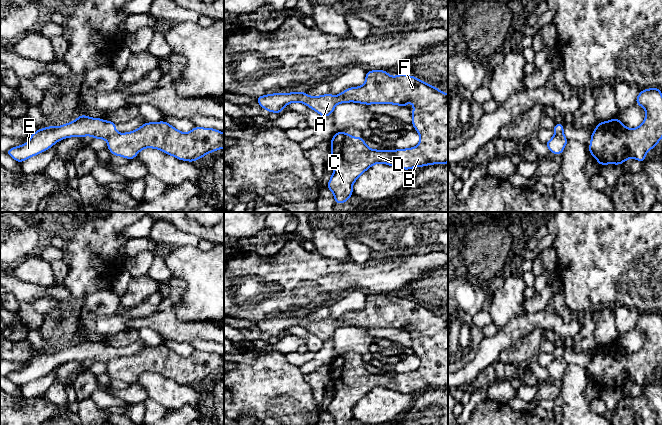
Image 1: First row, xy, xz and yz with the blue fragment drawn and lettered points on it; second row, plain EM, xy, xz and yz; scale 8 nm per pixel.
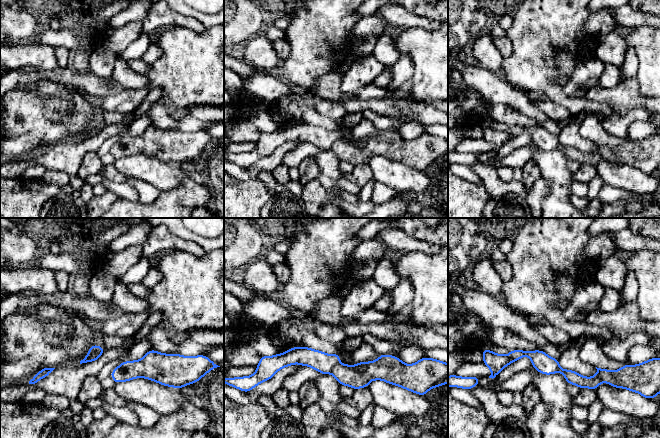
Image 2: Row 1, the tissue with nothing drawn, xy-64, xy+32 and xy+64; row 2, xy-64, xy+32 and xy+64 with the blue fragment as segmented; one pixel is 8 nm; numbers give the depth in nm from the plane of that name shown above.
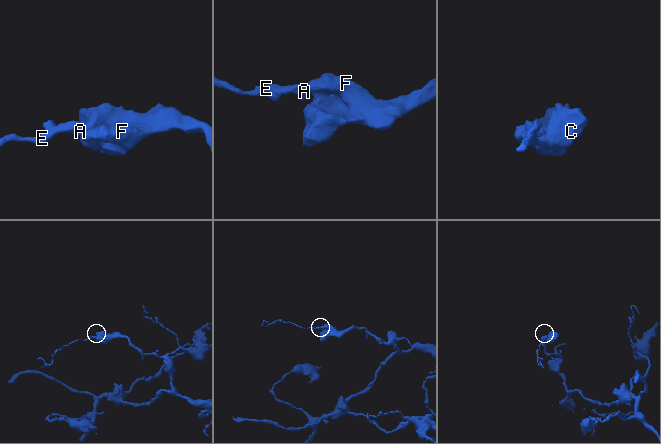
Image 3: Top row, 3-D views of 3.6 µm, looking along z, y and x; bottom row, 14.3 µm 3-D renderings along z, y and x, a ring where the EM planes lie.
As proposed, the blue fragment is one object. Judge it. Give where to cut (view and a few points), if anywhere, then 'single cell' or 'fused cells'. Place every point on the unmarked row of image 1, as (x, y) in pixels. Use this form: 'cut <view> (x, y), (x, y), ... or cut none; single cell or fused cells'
cut xy (115, 356), (107, 363); fused cells

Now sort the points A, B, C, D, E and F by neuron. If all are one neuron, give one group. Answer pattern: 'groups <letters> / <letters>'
groups A E / B C D F

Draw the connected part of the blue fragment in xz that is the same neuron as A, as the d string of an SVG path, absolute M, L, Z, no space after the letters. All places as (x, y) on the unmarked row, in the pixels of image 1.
M302 316L274 317L256 322L258 328L265 334L279 338L284 331L293 326L306 328L309 332L319 337L323 342L334 336L337 329L337 320L325 318L311 321Z

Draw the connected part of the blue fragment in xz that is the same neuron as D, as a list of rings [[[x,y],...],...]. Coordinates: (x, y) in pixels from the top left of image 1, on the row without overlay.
[[[371,294],[366,296],[362,310],[347,312],[337,319],[337,328],[348,326],[366,329],[394,328],[401,331],[411,326],[414,329],[412,349],[420,359],[420,367],[407,373],[375,374],[365,368],[363,361],[352,361],[350,357],[339,354],[330,365],[334,397],[327,408],[335,425],[347,425],[353,419],[354,406],[374,388],[384,387],[399,393],[412,394],[415,391],[448,387],[448,318],[414,300],[398,298],[392,301],[386,294]]]

